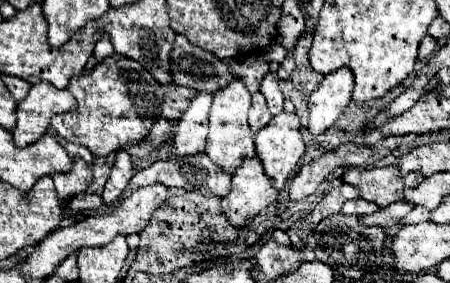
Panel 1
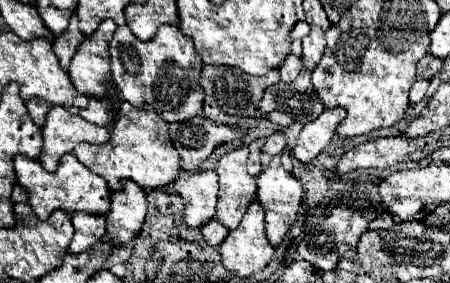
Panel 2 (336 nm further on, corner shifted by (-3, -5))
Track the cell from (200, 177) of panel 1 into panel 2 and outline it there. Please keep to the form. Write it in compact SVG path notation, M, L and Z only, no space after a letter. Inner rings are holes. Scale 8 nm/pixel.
M211 219L209 223L205 223L205 227L201 229L203 239L211 245L211 247L219 247L219 243L227 237L227 227L223 227L221 223L217 223L215 219Z

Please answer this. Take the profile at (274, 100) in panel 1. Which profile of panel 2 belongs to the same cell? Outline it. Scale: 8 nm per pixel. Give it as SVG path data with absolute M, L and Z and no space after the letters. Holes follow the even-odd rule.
M273 133L271 137L267 137L267 141L265 141L265 147L263 147L263 165L267 167L269 165L269 161L267 159L273 159L275 155L281 155L285 151L285 137L283 137L283 133Z

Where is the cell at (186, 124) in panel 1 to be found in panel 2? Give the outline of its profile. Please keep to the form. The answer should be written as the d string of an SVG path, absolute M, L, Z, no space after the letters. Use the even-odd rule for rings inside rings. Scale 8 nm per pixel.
M183 171L175 181L179 195L185 201L185 225L201 229L215 217L217 203L217 173L215 171Z

